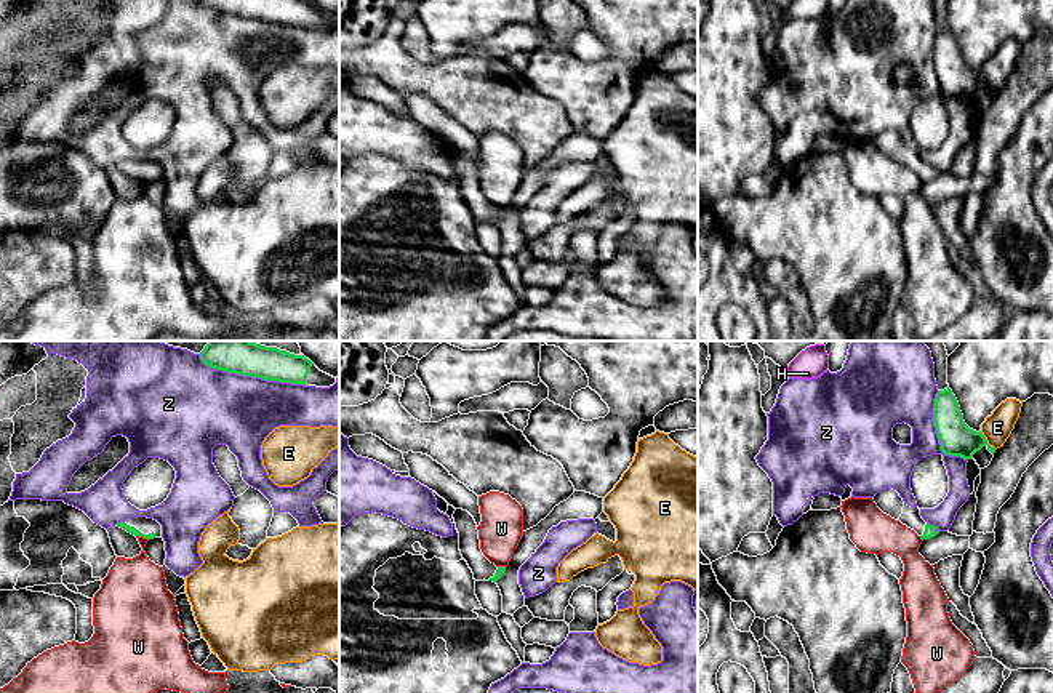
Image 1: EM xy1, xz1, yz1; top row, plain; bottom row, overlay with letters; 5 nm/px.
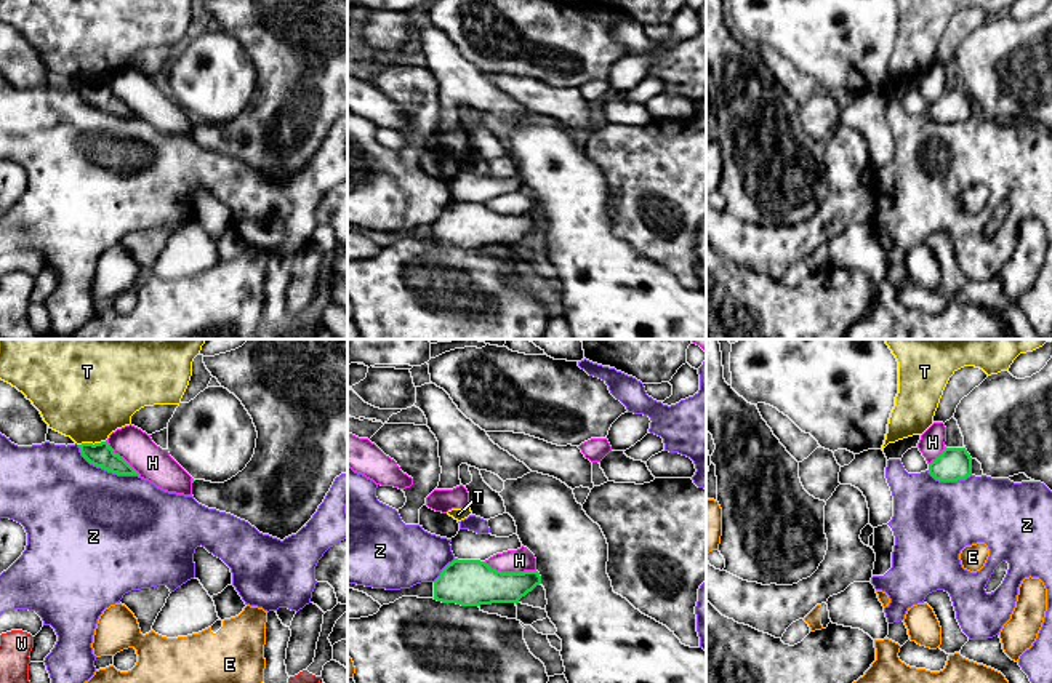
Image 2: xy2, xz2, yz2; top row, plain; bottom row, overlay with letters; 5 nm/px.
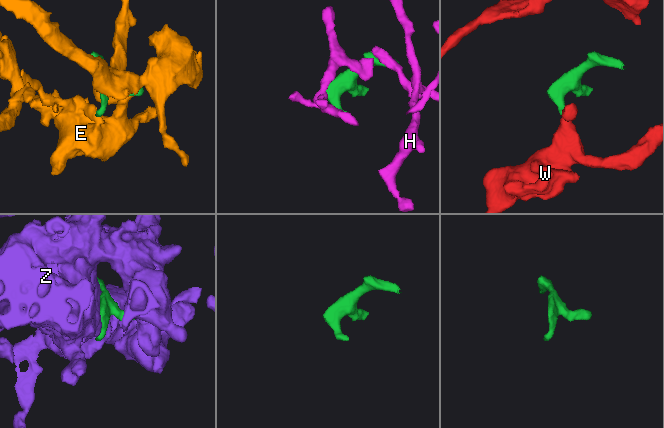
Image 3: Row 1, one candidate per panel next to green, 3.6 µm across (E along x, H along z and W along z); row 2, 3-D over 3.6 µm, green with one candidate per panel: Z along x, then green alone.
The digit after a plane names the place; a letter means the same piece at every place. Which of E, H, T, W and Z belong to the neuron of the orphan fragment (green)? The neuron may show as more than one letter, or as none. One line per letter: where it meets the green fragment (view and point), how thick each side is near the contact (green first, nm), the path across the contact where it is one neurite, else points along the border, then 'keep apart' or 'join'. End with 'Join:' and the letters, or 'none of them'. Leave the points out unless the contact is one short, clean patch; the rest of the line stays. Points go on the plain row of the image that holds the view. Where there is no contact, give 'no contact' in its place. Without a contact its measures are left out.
E: contact yz1 (986, 82); calibres 170 and 140 nm; keep apart
H: contact xz2 (509, 215); calibres 240 and 120 nm; border xz2 (484, 203), (501, 213), (535, 213); keep apart
T: contact xy2 (92, 85); calibres 120 and 420 nm; border xy2 (106, 80), (96, 85), (79, 87); keep apart
W: contact xy1 (143, 178); calibres 40 and 280 nm; border xy1 (136, 176), (148, 181); keep apart
Z: contact xy1 (253, 18); calibres 130 and 380 nm; keep apart
Join: none of them

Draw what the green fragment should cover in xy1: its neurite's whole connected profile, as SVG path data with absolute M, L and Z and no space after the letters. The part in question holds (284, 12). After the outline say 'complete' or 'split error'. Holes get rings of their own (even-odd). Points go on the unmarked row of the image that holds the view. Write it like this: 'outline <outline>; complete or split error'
outline M202 0L214 11L290 26L330 29L336 19L320 13L309 0Z; split error

